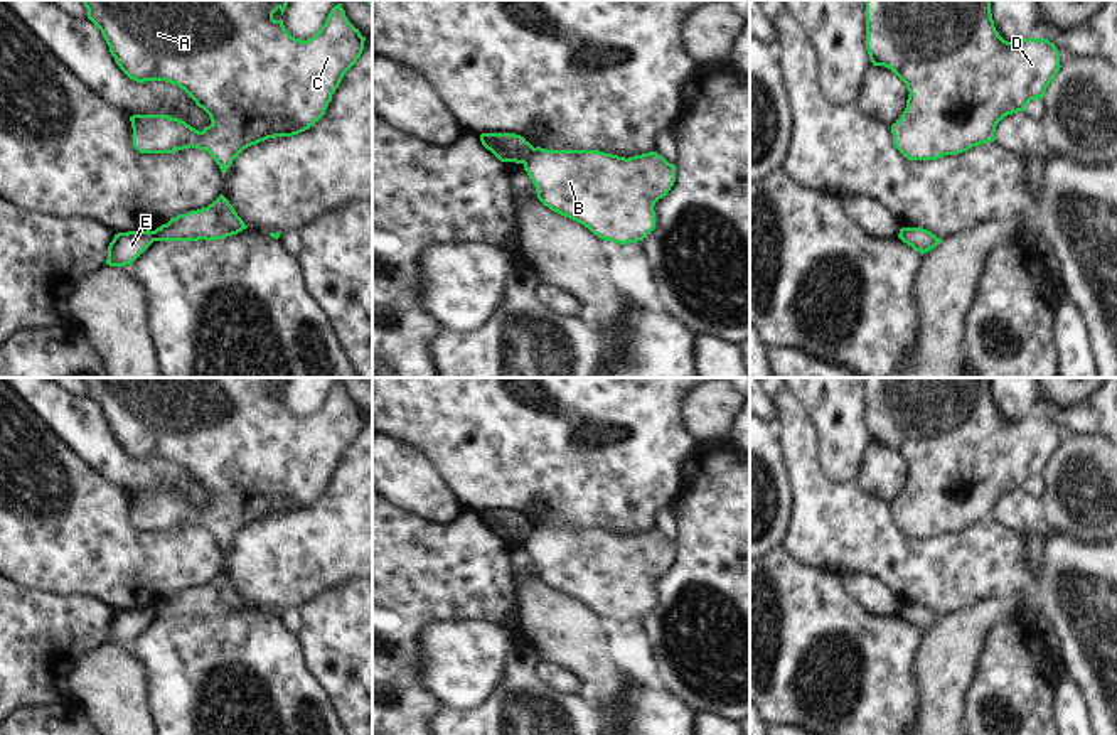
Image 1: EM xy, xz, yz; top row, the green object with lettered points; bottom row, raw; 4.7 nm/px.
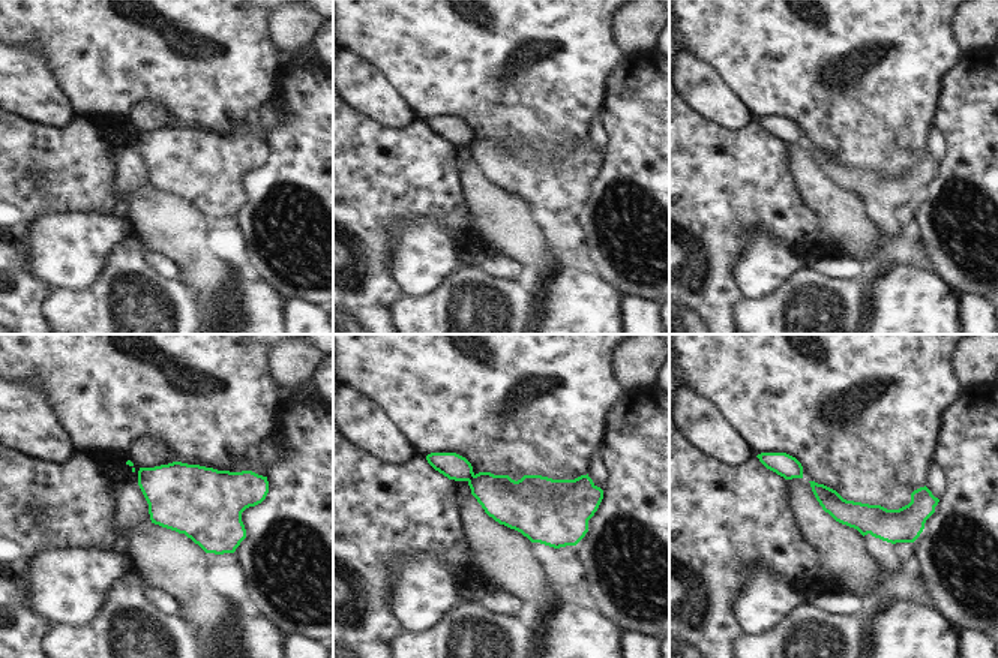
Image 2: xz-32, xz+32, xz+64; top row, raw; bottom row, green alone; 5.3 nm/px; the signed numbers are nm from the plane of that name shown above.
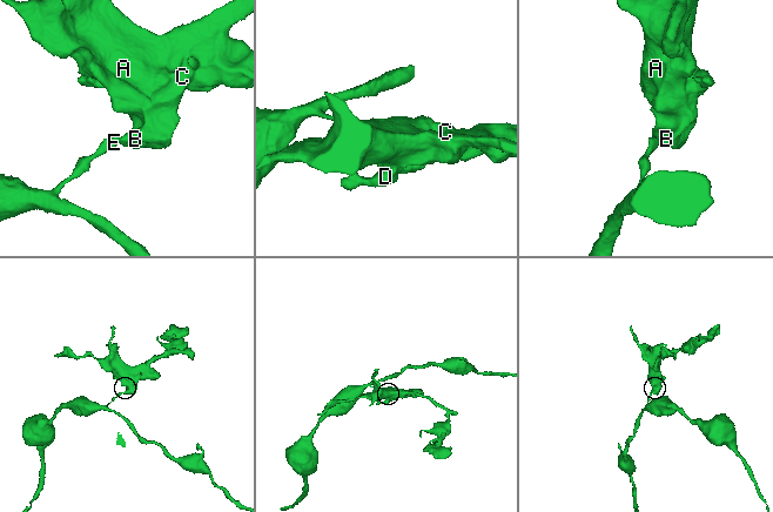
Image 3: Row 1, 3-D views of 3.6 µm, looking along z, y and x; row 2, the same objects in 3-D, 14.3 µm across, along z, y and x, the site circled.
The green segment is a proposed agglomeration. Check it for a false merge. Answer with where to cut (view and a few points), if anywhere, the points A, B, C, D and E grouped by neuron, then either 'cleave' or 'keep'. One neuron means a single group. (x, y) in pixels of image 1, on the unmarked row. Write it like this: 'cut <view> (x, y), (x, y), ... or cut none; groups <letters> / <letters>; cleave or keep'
cut xz (534, 526), (524, 541); groups A B C D / E; cleave

